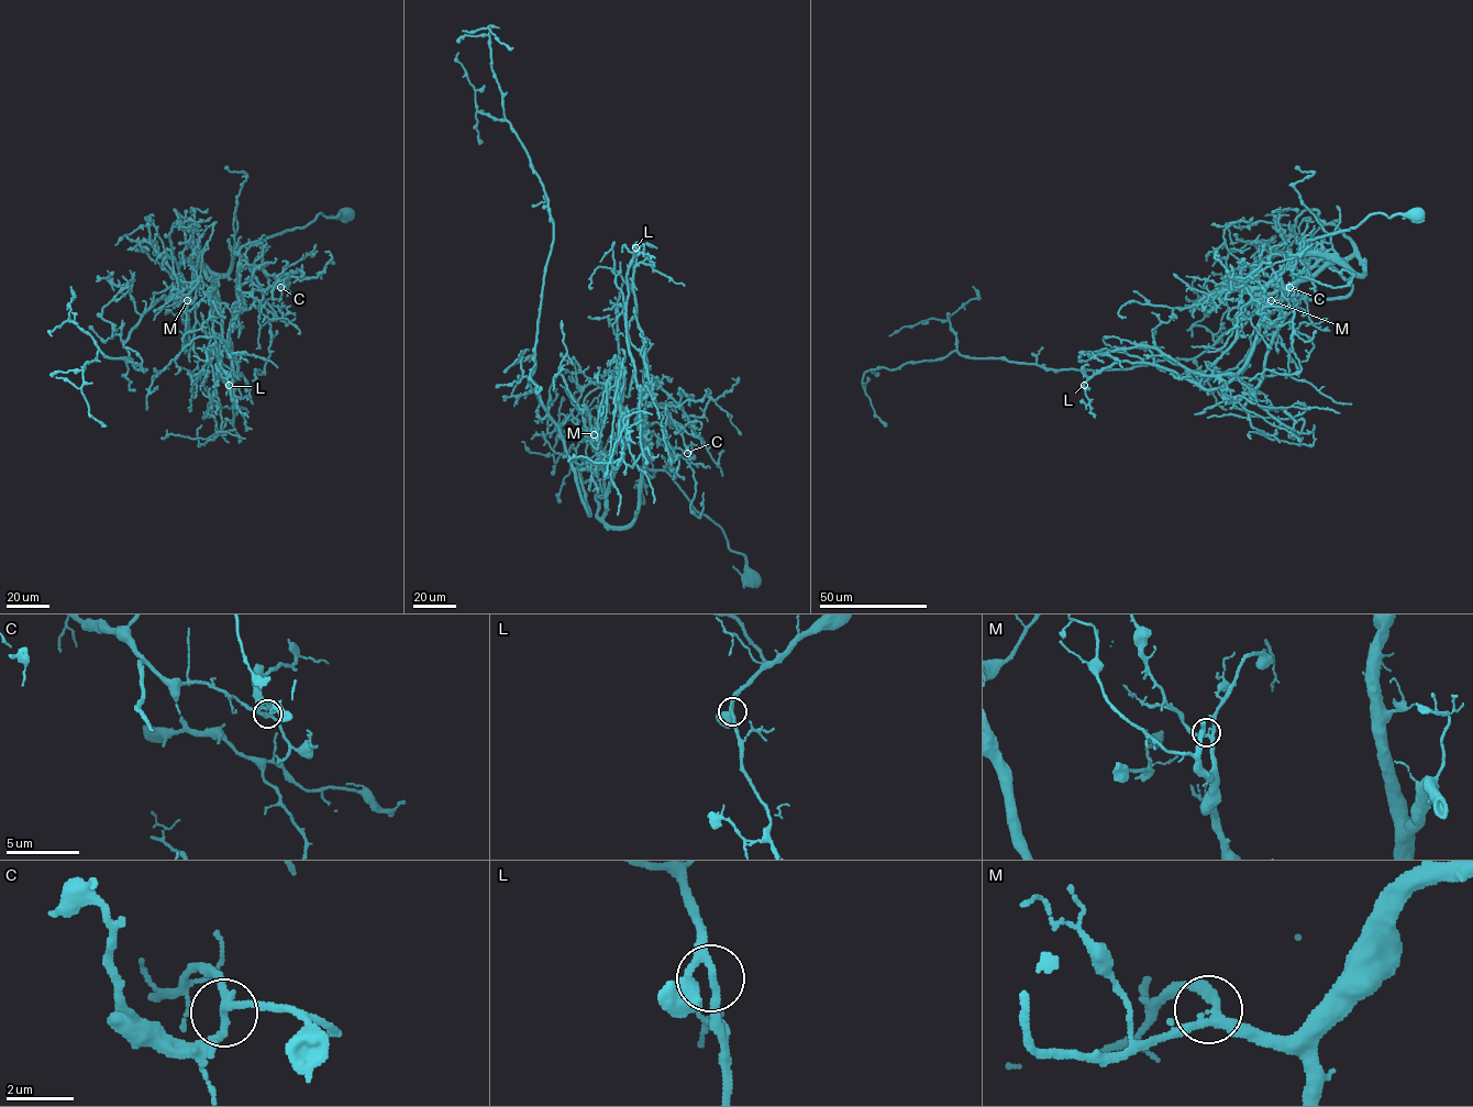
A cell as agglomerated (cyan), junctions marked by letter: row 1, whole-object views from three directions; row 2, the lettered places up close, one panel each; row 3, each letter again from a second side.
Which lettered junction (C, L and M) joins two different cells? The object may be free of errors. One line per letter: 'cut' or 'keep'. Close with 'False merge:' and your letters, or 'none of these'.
C: keep
L: keep
M: keep
False merge: none of these

